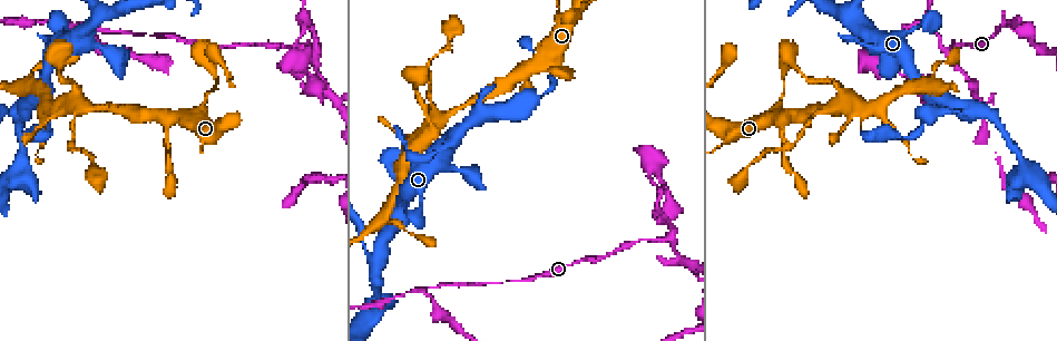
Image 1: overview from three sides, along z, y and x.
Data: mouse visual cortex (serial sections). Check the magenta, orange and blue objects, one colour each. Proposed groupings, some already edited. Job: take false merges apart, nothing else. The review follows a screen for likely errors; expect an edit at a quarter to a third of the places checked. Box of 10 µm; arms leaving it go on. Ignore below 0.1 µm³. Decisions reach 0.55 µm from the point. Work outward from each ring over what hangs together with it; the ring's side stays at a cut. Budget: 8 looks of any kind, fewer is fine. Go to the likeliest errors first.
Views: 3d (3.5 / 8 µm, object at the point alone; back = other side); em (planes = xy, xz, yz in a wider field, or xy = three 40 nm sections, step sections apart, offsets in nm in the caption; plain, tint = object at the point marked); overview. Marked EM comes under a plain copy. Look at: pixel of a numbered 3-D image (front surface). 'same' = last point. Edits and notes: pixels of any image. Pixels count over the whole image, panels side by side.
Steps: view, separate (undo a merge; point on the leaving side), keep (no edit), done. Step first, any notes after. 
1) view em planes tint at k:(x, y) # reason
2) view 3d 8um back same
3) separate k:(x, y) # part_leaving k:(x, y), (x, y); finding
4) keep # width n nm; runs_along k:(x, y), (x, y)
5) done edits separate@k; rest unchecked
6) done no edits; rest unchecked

view 3d 3.5um at 1:(315, 48) # sharp bend

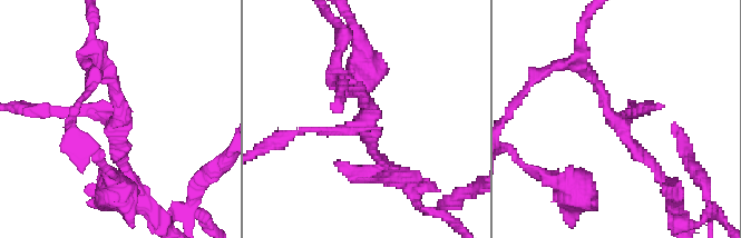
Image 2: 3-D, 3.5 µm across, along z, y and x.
view em xy step 5 tint at 2:(116, 121) # arms 3; arm_widths 100, 150, 150 nm

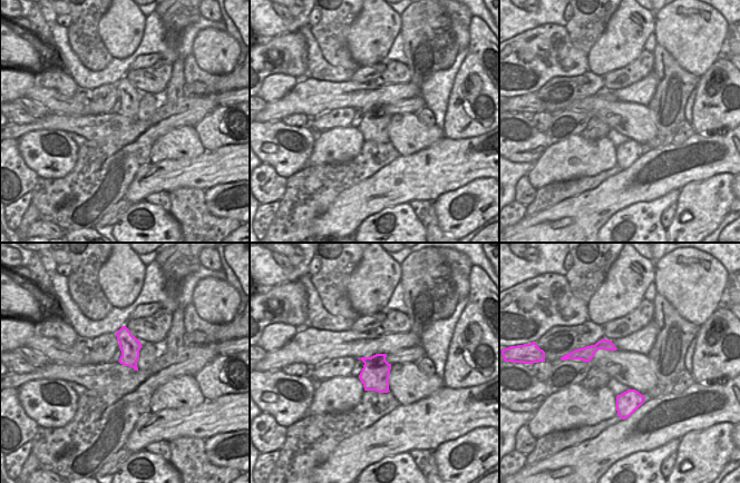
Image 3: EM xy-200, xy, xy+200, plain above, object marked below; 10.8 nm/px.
separate 2:(364, 98) # width 320 nm; border 3:(385, 357), (371, 357), (364, 363); two cells meet here

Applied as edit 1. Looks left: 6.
view 3d 8um at 1:(426, 289) # three-way junction

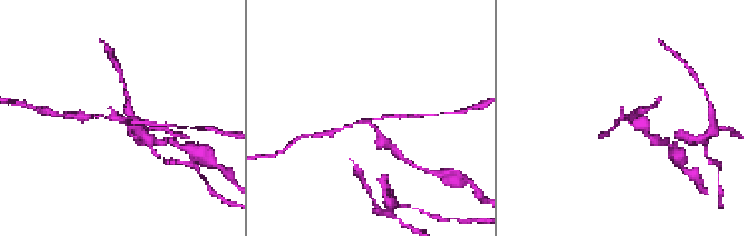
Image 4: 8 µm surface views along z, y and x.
view 3d 3.5um same # closer look

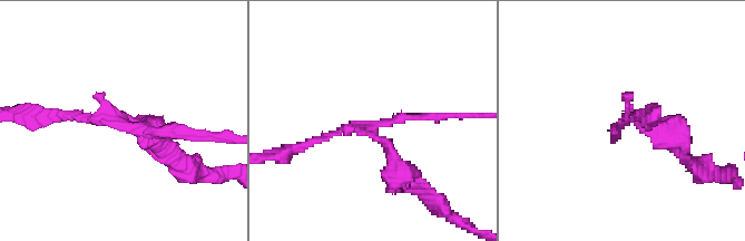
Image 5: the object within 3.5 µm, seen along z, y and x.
view em xy step 1 tint at 5:(128, 123) # shape alone is not enough

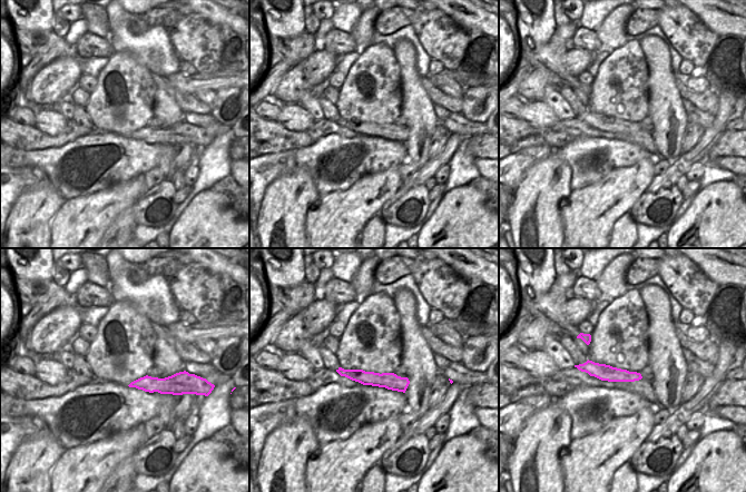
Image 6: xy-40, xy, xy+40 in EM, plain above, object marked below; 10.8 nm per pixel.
separate 5:(662, 131) # width 180 nm; part_leaving 5:(376, 131), (398, 171), (435, 202); two cells meet here

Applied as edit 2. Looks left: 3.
view overview # redraw

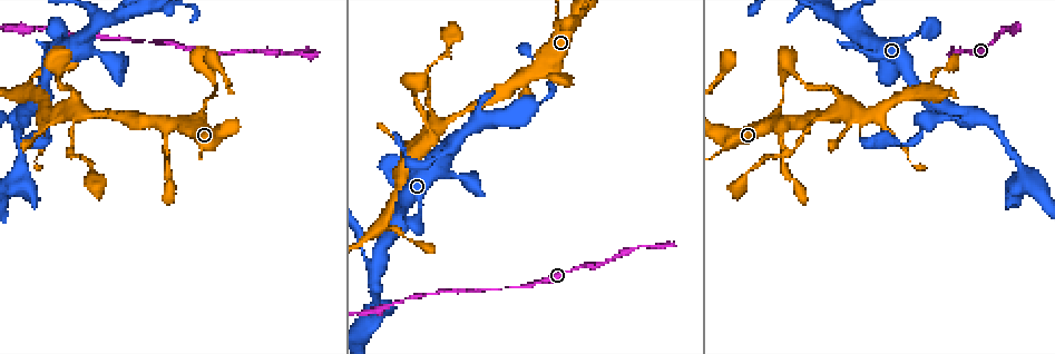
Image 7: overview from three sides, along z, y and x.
view 3d 3.5um back at 7:(838, 110) # narrows sharply

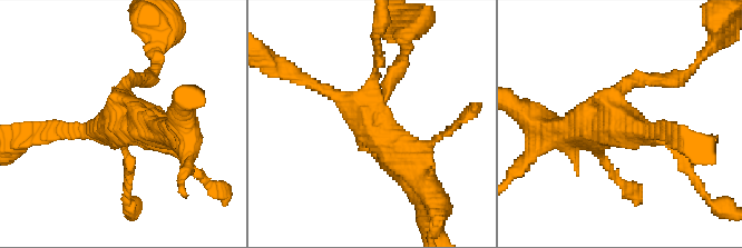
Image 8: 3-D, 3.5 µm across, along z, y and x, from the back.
view em xy step 5 tint at 8:(369, 120) # arms 4; arm_widths 150, 150, 200, 450 nm; now the EM

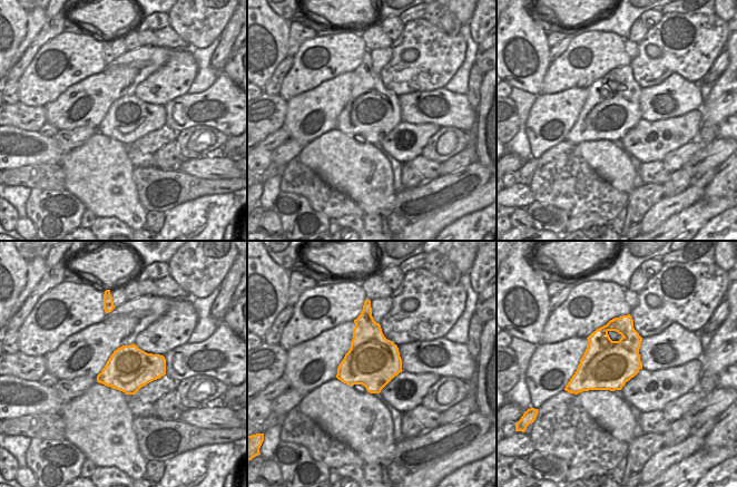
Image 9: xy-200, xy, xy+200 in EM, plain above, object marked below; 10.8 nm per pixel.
keep # runs_along 8:(302, 78), (371, 124), (416, 178); continuous, no second cell

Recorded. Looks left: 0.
done edits separate@2, separate@5; rest unchecked

